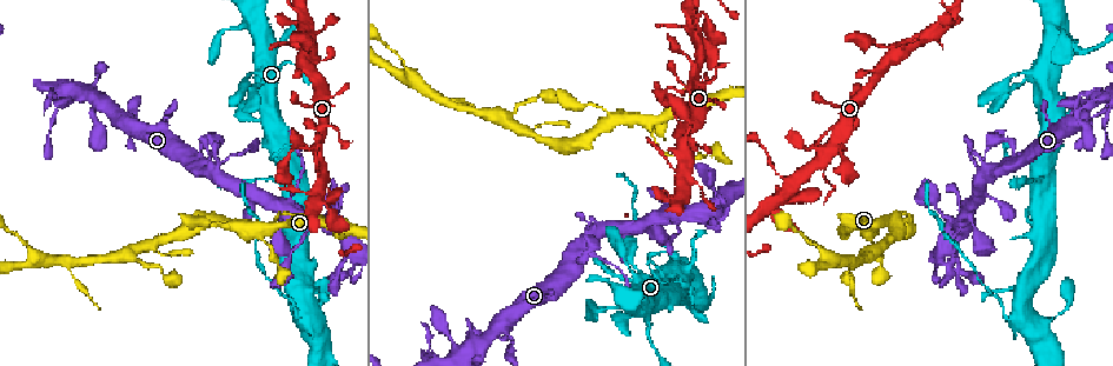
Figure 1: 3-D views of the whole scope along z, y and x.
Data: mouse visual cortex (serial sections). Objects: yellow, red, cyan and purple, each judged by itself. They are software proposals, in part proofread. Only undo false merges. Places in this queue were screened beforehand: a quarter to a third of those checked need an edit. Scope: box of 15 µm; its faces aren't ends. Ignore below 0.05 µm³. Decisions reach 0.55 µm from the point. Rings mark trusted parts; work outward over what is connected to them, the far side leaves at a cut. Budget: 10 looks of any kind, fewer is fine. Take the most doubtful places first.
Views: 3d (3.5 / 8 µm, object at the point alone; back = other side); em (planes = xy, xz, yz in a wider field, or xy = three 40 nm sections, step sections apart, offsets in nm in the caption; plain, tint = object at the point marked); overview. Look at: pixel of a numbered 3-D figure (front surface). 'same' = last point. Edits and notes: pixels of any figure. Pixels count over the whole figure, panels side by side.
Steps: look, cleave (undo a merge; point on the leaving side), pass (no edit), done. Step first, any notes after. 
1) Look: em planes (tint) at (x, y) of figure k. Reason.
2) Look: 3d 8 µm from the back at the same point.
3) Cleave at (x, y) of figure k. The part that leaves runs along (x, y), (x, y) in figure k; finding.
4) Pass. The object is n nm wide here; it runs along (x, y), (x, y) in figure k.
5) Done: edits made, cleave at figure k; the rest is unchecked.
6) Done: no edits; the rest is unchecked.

Look: 3d 3.5 µm at (671, 223) of figure 1. Sudden change in width.

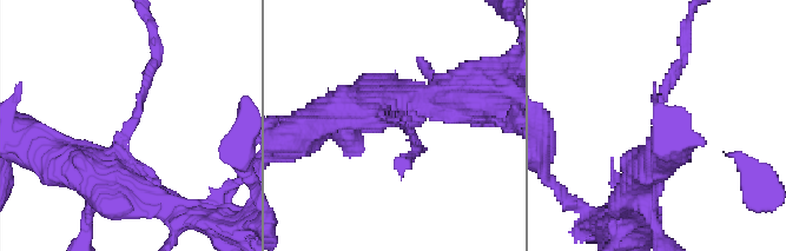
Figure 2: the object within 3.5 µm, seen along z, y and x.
Look: em xy step 1 (tint) at (395, 121) of figure 2. The arms are 150, 500 nm wide.

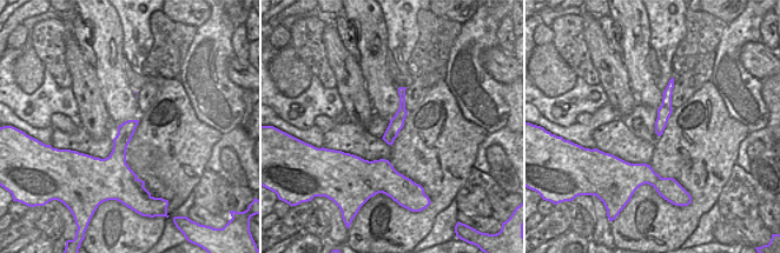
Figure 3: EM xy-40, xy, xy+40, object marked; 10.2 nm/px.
Pass. It runs along (402, 90), (402, 112), (389, 140) in figure 3; continuous, no second cell.

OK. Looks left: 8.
Look: 3d 3.5 µm at (780, 177) of figure 1. Thick turns thin.

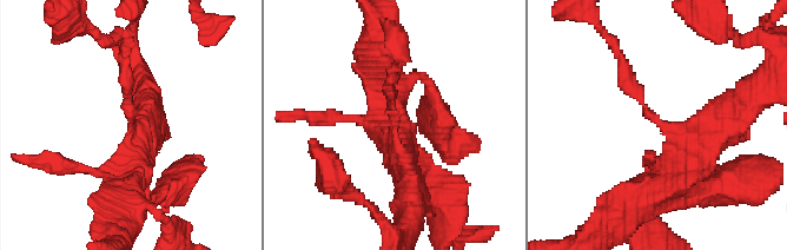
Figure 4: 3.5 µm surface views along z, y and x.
Look: em xy step 5 (tint) at (394, 128) of figure 4. The arms are 200, 400 nm wide; shape alone is not enough.

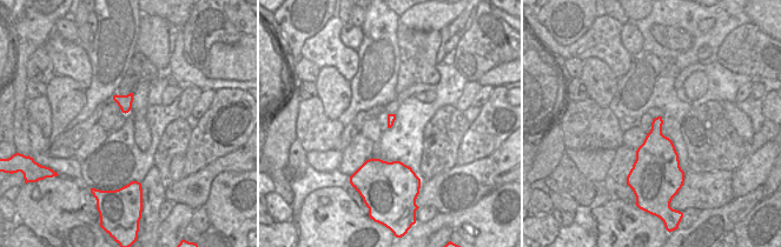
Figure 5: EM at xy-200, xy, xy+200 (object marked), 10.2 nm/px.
Pass. It runs along (715, 135), (690, 156), (640, 102), (619, 54) in figure 4; continuous, no second cell.

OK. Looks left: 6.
Look: 3d 3.5 µm at (1018, 318) of figure 1. Sudden change in width.

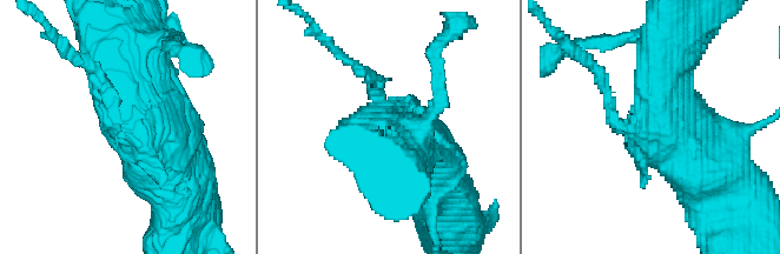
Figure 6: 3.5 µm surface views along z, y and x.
Look: em xy step 5 (tint) at (125, 125) of figure 6. Need the tissue.

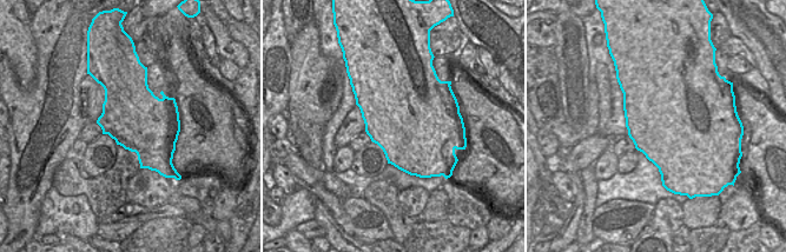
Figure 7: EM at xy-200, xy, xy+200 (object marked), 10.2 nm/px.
Cleave at (605, 87) of figure 6. The object is 950 nm wide here; the part that leaves runs along (620, 126), (602, 75), (568, 46) in figure 6; two cells meet here.

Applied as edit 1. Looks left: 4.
Look: 3d 3.5 µm at (701, 188) of figure 1. Thin neck.

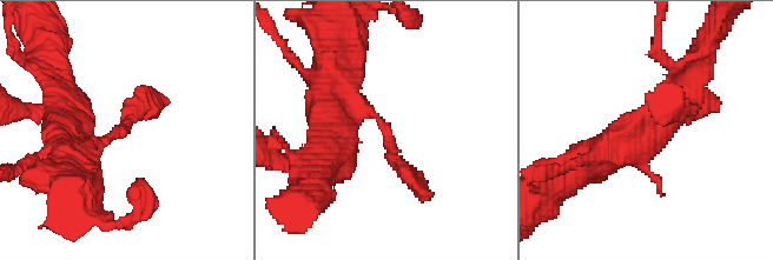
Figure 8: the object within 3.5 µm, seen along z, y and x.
Look: em xy step 1 (tint) at (123, 130) of figure 8.

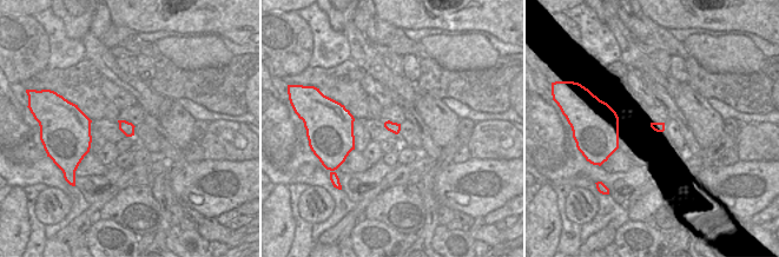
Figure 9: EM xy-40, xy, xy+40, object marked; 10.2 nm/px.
Pass. It runs along (334, 91), (381, 121), (424, 193) in figure 8; one cell here.

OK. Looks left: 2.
Done: edits made, cleave at figure 6; the rest is unchecked.

